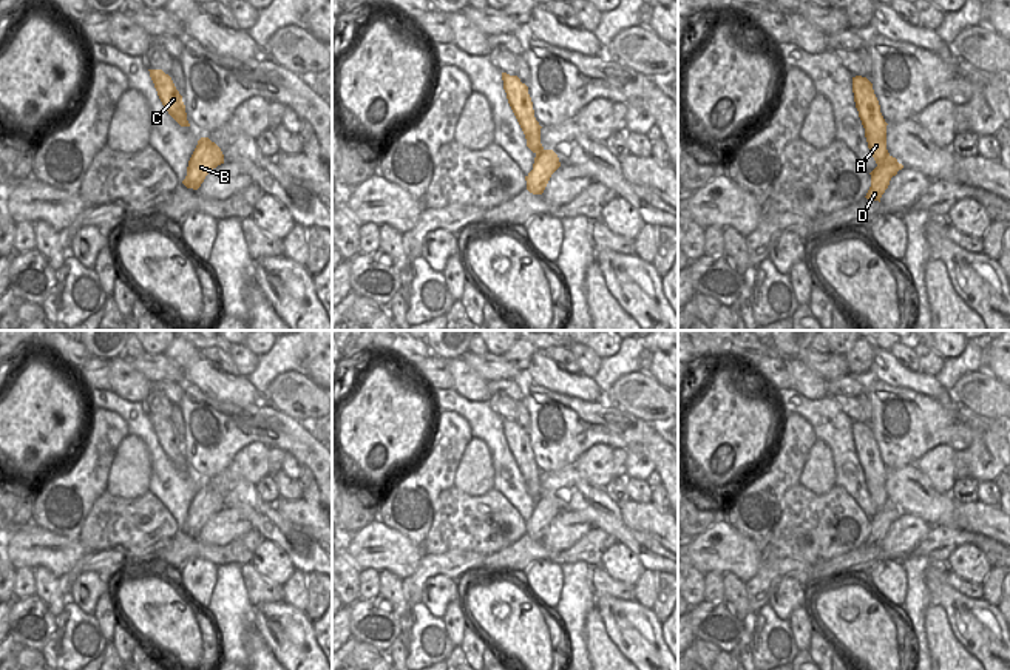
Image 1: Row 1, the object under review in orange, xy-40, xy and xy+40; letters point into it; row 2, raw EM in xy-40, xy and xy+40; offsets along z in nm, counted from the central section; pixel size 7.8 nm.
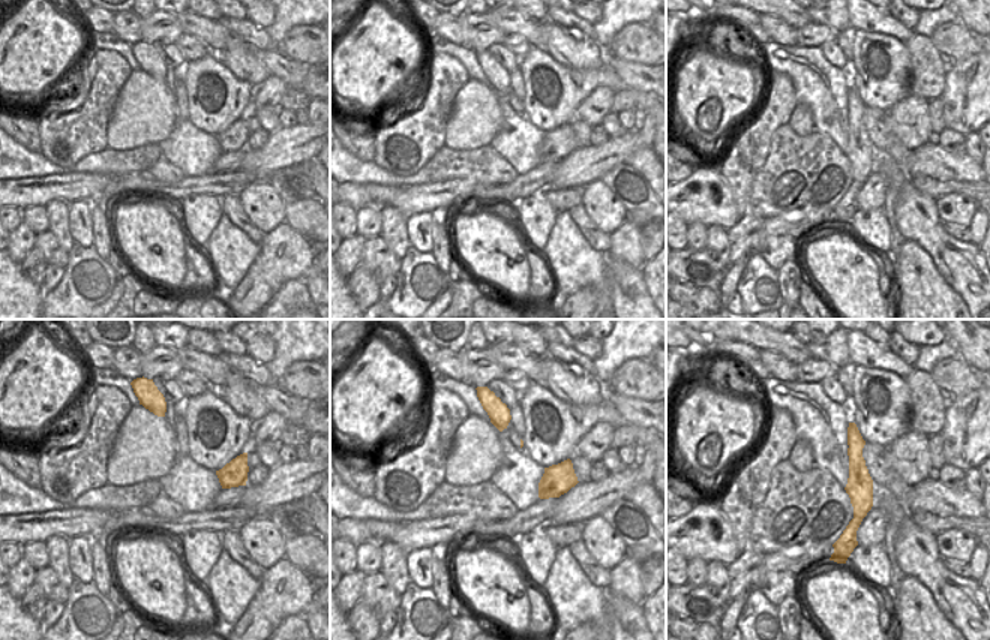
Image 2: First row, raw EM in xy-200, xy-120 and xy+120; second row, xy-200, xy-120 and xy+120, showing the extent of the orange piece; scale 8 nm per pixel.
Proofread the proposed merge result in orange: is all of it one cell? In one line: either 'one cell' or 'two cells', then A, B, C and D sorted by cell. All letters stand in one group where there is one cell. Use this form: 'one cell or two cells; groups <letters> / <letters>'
two cells; groups A C / B D

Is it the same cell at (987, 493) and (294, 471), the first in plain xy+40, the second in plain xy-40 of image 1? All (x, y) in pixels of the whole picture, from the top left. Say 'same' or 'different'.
different

